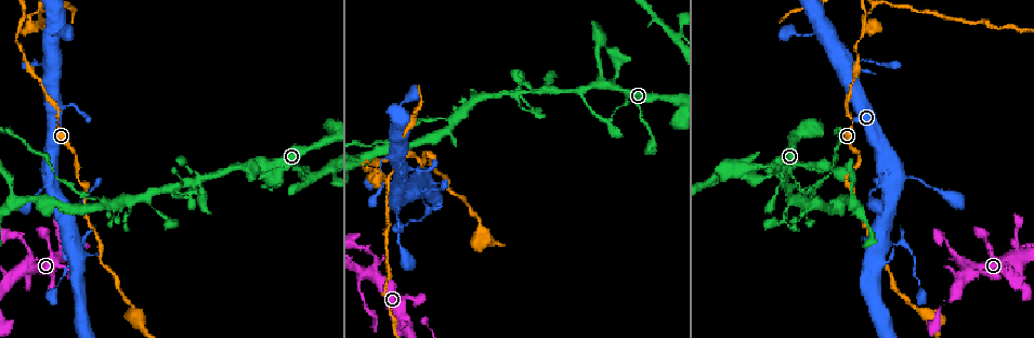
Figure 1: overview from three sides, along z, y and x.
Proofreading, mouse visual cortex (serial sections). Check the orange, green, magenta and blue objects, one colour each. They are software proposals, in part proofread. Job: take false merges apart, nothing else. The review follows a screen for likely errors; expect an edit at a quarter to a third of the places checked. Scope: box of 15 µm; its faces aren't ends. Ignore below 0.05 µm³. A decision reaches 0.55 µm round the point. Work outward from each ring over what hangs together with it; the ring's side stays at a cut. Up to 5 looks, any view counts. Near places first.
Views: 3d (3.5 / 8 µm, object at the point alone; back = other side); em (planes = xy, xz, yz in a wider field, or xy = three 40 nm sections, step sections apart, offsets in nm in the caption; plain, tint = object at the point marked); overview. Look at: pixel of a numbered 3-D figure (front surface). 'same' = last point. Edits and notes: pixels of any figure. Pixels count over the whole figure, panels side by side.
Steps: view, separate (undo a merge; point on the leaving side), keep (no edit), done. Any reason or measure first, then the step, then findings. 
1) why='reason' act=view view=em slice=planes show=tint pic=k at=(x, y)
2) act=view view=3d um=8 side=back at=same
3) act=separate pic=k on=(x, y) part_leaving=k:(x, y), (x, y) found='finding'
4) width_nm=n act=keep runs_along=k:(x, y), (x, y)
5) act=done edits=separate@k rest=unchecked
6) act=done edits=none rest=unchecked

why='two arms in line, one across' act=view view=3d um=8 side=back pic=1 at=(196, 182)

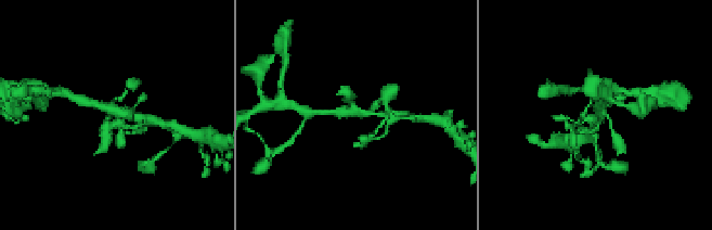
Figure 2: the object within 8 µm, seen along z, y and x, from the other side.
act=view view=em slice=xy step=2 show=tint pic=2 at=(112, 108)

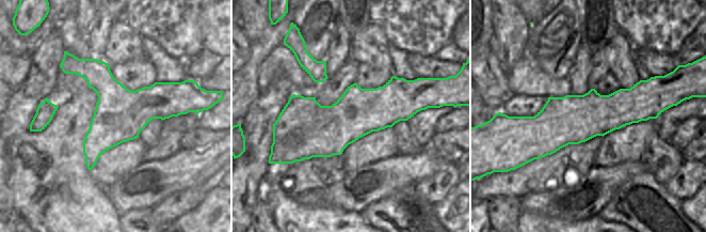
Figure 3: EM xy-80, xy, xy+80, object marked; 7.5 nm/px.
act=keep runs_along=3:(421, 105), (281, 122) found='continuous, no second cell'

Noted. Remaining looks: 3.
why='sharp bend' act=view view=3d um=3.5 pic=1 at=(885, 248)

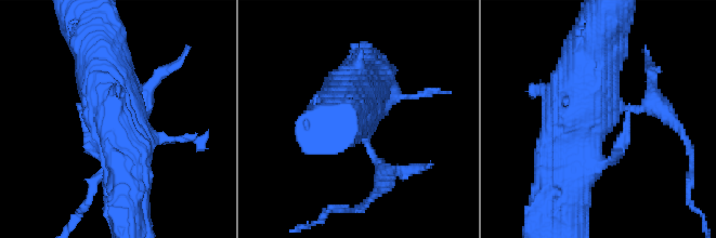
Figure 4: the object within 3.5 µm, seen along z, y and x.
why='shape alone is not enough' act=view view=em slice=xy step=3 show=tint pic=4 at=(603, 120)

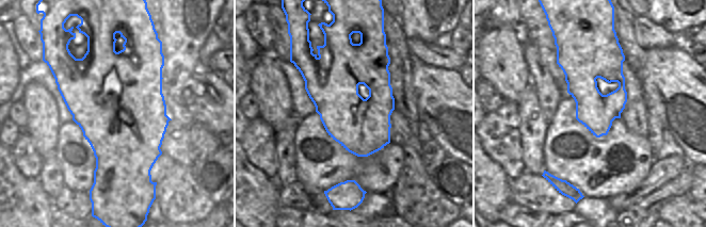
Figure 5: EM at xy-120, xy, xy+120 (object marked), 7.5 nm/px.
act=keep runs_along=4:(101, 54), (124, 134), (130, 190) found='all the same cell'

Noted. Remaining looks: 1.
act=done edits=none rest=unchecked

